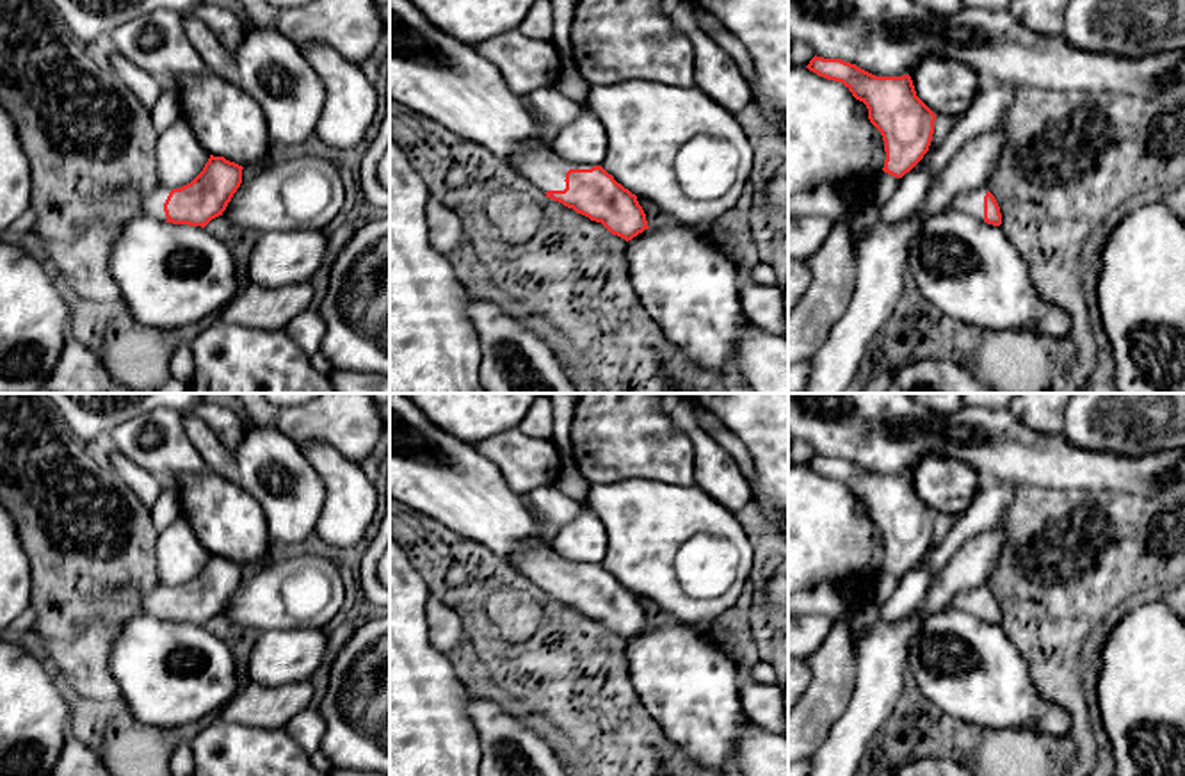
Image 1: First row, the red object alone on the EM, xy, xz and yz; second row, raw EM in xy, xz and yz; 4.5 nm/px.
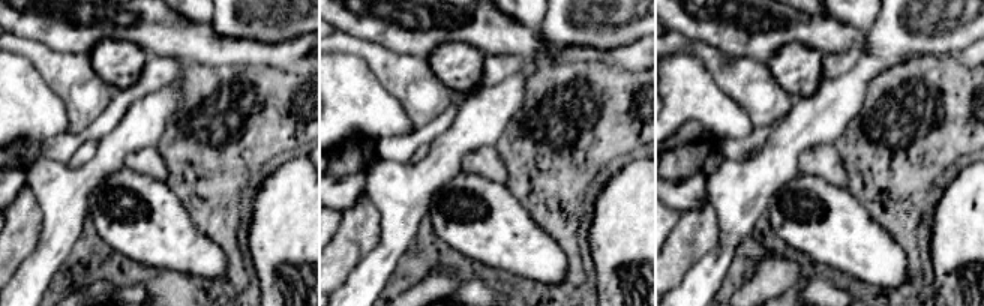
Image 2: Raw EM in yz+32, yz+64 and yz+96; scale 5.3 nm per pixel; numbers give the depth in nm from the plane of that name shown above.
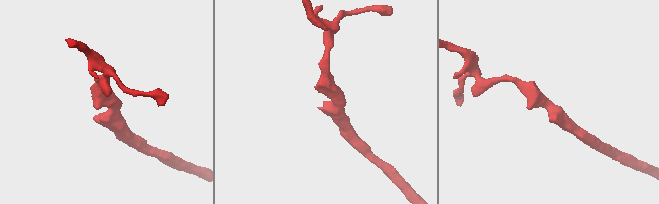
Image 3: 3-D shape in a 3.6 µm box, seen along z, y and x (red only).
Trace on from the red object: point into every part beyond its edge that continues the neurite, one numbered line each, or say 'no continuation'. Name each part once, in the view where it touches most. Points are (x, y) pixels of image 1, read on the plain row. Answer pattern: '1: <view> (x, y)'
1: xz (538, 561)

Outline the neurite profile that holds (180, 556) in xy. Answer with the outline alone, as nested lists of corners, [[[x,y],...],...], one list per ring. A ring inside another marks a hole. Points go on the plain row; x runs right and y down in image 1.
[[[180,514],[157,539],[157,575],[164,587],[190,582],[208,561],[210,552],[198,539],[189,518]]]

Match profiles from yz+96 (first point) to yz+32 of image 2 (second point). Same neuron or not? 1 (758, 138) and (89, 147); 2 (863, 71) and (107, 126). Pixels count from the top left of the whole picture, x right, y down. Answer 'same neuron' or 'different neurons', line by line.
1: different neurons
2: different neurons

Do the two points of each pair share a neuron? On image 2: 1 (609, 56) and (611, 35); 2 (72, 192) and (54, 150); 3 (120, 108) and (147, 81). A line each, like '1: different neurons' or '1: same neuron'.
1: different neurons
2: different neurons
3: same neuron

